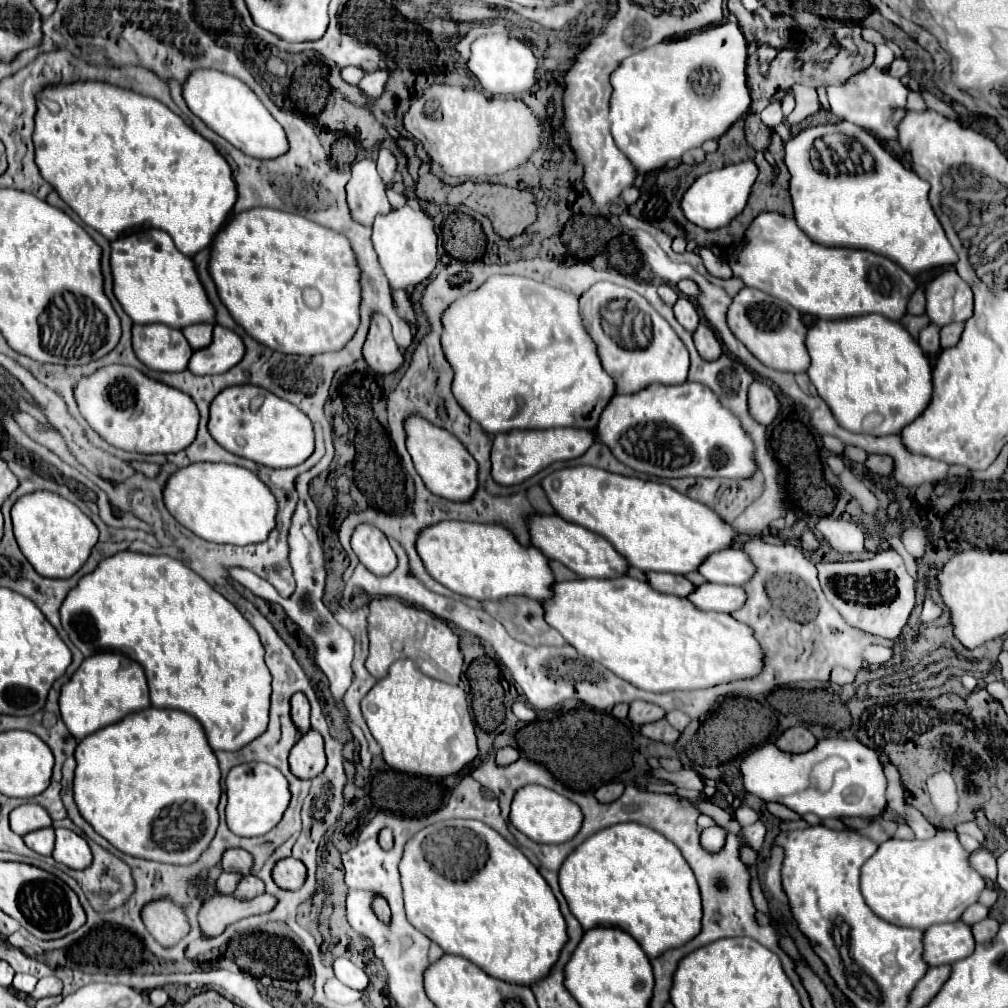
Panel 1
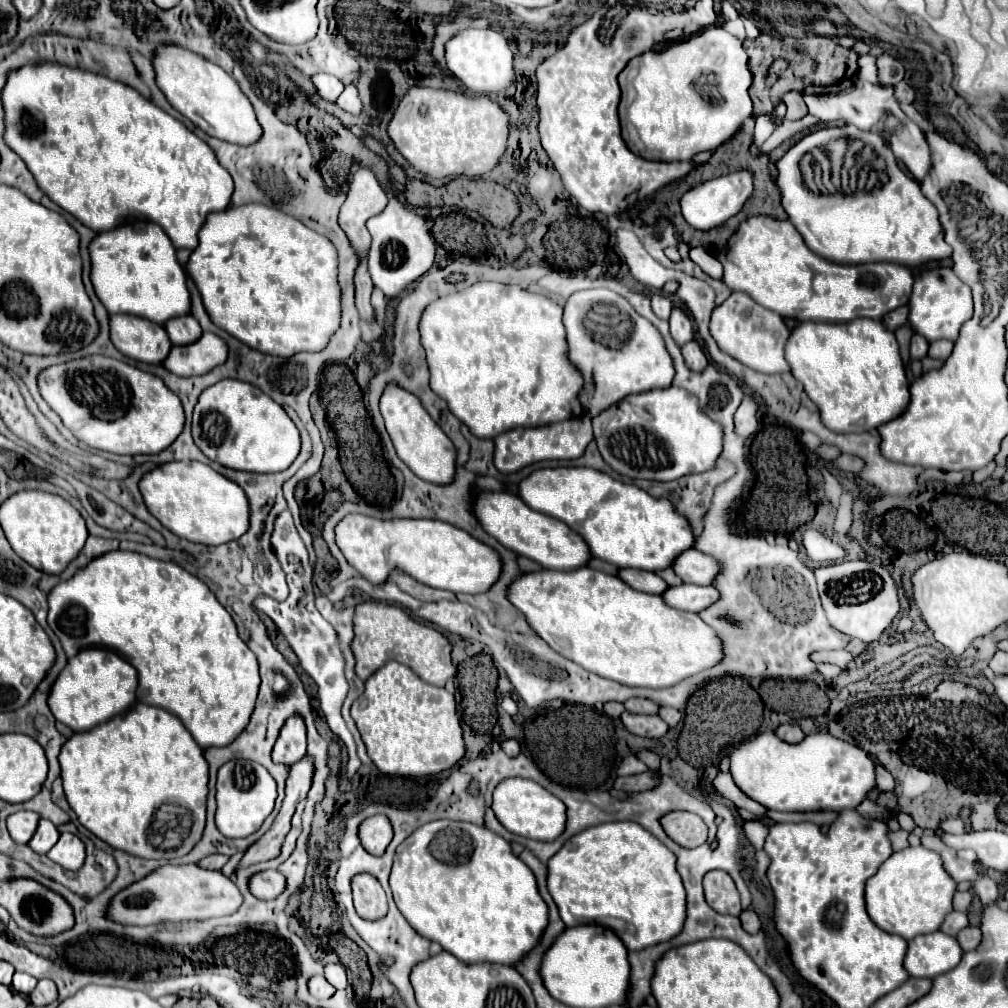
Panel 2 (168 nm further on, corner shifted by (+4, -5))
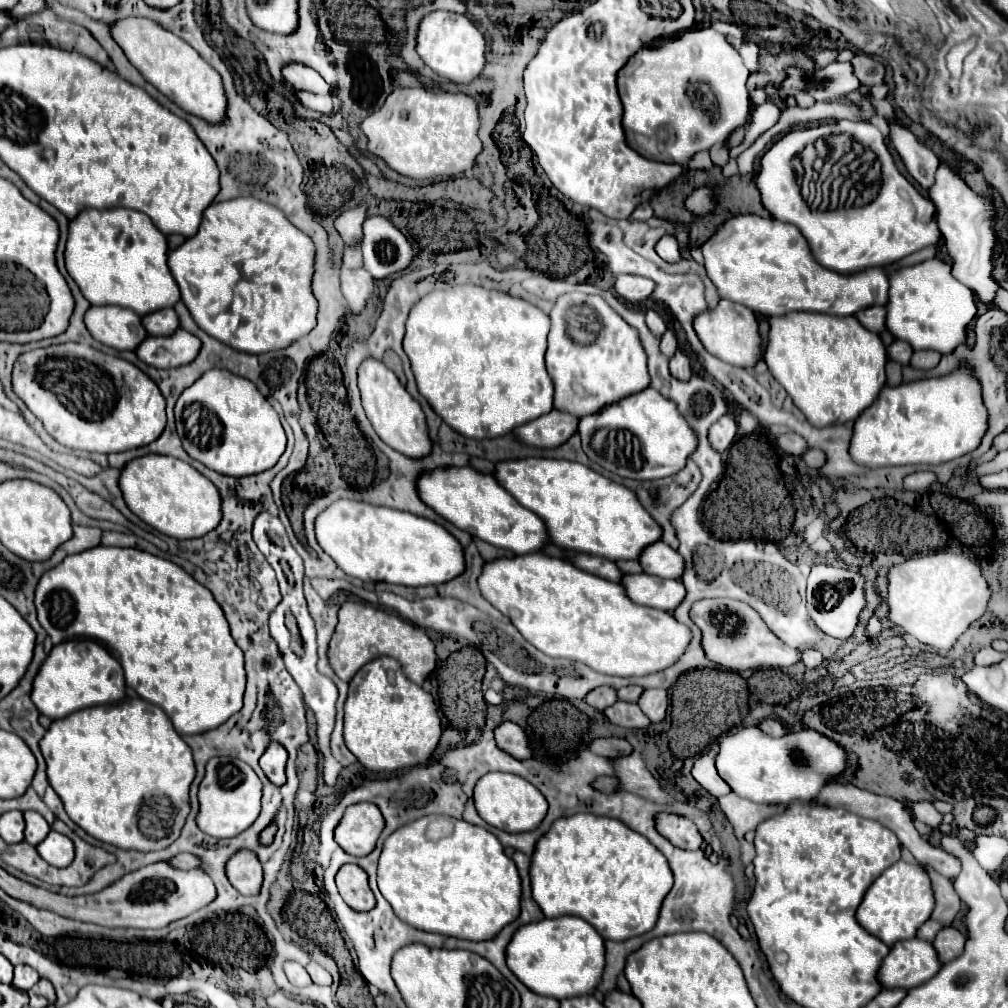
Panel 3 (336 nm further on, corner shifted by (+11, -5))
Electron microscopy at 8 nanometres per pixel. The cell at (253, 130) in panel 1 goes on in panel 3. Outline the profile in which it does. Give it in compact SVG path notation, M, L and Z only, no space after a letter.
M124 18L124 22L116 22L110 30L112 38L122 46L124 54L128 54L128 60L140 70L146 82L160 90L168 100L208 124L220 126L228 120L228 100L222 76L202 56L198 56L190 44L148 18Z

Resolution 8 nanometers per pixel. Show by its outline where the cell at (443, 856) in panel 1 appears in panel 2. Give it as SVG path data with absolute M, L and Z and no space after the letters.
M449 820L423 824L397 848L389 886L405 920L421 936L439 942L463 962L501 962L513 966L537 944L547 926L547 906L539 896L533 872L511 852L505 838L485 826Z

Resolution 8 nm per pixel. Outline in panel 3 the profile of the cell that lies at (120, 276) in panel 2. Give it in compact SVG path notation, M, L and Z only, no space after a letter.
M84 210L82 214L78 214L78 218L70 222L64 256L70 276L78 282L84 298L92 306L114 304L130 308L138 316L146 316L162 308L172 308L180 300L180 288L166 264L166 236L150 222L150 218L146 218L146 214L138 214L136 210Z

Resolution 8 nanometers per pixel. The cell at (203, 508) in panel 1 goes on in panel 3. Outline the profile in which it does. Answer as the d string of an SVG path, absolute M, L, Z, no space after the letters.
M148 454L126 464L120 488L128 508L158 532L176 540L202 538L222 522L222 496L218 488L190 464L174 456Z

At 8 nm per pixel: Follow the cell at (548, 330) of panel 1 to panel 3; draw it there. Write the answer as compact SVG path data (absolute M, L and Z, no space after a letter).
M476 284L452 286L426 294L410 310L406 322L404 350L412 362L412 372L420 394L434 406L434 412L458 434L466 438L498 438L510 434L516 426L548 414L554 398L554 384L544 366L546 336L550 318L542 314L516 314L516 310L542 312L538 306L498 290L486 290Z

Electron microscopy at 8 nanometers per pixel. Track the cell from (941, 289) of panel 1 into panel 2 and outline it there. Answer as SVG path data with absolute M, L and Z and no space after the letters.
M939 266L923 270L913 284L913 294L909 300L909 324L915 334L921 334L927 342L933 340L951 340L955 342L965 320L973 316L973 296L971 288L961 282L951 268Z

